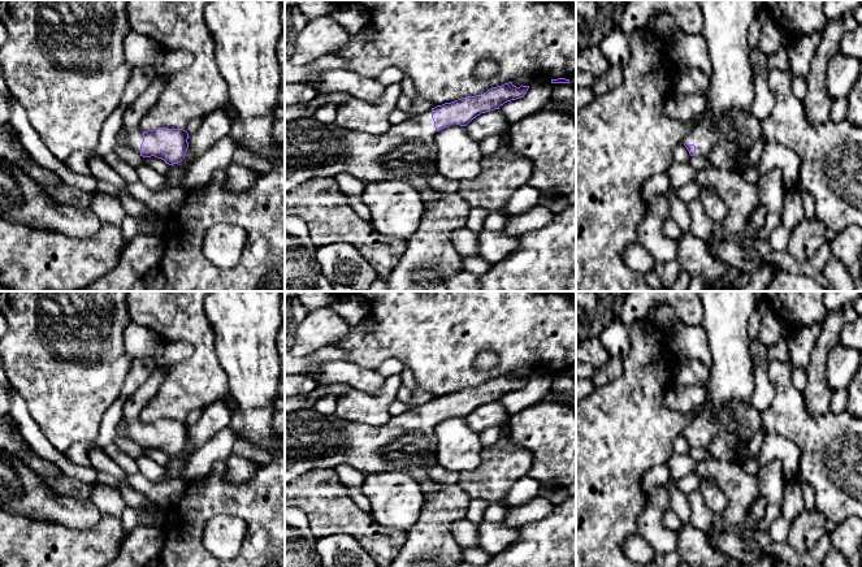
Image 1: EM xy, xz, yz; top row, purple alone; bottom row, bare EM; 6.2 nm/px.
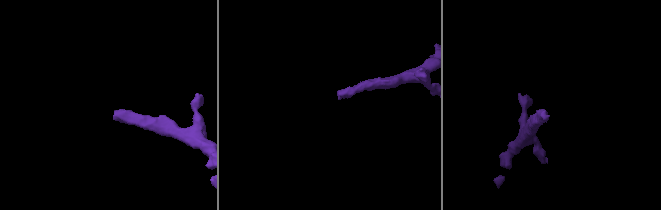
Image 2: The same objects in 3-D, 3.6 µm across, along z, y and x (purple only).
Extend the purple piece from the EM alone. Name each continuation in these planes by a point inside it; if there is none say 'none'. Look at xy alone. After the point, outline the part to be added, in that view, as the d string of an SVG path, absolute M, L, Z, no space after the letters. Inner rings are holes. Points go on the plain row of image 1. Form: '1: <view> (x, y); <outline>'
1: xy (134, 428); M121 419L121 421L126 425L125 438L140 445L140 436L143 433L143 423L139 419L126 420Z

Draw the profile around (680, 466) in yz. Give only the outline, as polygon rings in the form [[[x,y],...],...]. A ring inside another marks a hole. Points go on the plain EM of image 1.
[[[673,451],[667,462],[670,480],[673,485],[670,489],[671,508],[683,524],[690,524],[692,508],[688,498],[677,488],[677,481],[690,473],[696,473],[697,460],[688,455]]]

